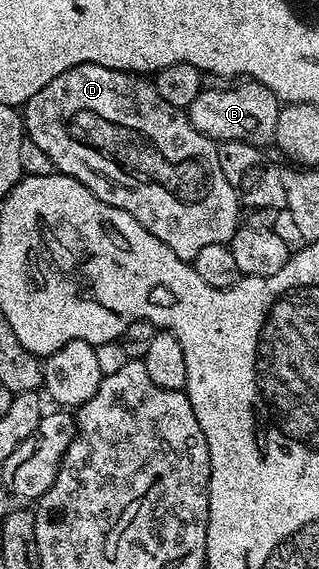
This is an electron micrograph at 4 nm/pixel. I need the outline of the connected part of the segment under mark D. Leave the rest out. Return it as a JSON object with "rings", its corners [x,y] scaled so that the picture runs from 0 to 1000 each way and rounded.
{"rings":[[[292,109],[245,112],[232,120],[194,127],[194,134],[169,134],[169,141],[157,141],[157,148],[144,148],[144,155],[132,155],[132,162],[94,169],[94,176],[69,188],[69,202],[85,248],[97,255],[103,250],[176,290],[166,293],[185,304],[219,309],[254,320],[270,330],[282,330],[282,337],[295,337],[295,344],[307,344],[307,351],[320,351],[357,366],[382,366],[382,373],[408,373],[408,380],[420,380],[420,387],[433,387],[433,394],[445,394],[445,401],[458,401],[483,415],[495,415],[495,422],[508,422],[508,429],[520,429],[520,436],[533,436],[545,443],[545,450],[558,450],[577,460],[602,460],[621,450],[621,443],[658,429],[724,427],[740,399],[759,390],[759,376],[752,383],[759,348],[746,336],[712,320],[708,308],[699,306],[696,295],[683,288],[680,251],[668,250],[661,243],[649,243],[633,232],[621,232],[621,225],[608,225],[608,218],[580,195],[520,183],[520,176],[508,176],[508,169],[495,169],[486,149],[461,135],[398,123],[348,123]]]}

